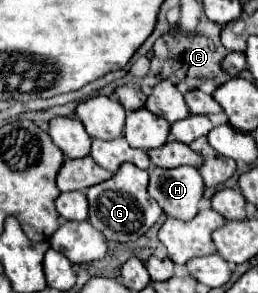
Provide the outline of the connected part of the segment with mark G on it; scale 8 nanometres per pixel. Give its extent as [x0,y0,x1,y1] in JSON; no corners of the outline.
[86,163,162,241]

